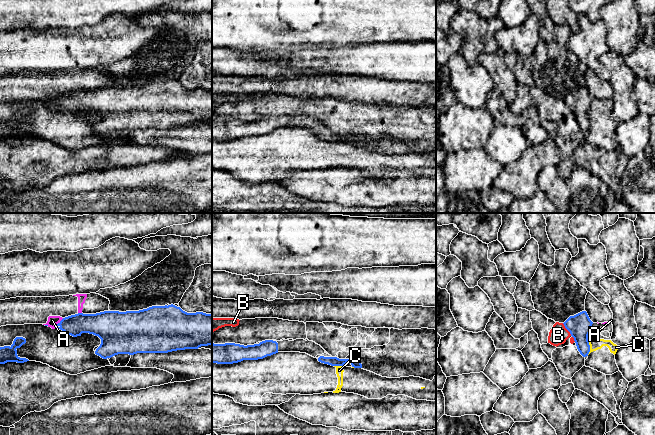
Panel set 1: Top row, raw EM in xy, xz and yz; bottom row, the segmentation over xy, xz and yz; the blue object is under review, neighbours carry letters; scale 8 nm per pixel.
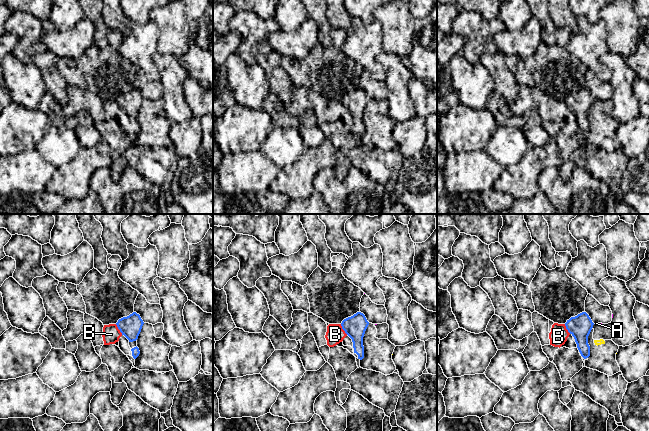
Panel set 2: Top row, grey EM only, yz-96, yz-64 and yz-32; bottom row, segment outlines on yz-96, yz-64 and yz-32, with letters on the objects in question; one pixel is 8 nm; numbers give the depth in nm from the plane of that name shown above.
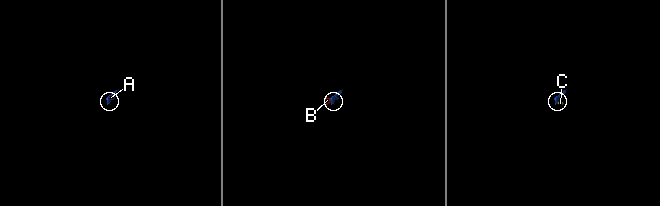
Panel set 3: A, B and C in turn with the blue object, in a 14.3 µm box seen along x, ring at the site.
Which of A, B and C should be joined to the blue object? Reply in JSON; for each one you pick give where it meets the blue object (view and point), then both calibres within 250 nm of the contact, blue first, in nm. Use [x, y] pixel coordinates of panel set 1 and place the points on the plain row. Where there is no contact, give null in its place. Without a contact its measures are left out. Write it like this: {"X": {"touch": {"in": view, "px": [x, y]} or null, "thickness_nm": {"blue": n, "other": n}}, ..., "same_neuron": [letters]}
{"same_neuron": []}

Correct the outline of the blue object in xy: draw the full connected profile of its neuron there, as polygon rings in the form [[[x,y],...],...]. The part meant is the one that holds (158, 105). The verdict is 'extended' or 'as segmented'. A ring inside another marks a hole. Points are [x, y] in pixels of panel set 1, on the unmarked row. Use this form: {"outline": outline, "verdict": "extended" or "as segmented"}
{"outline": [[[173,80],[152,82],[139,87],[78,89],[63,94],[55,103],[73,113],[81,112],[82,109],[98,112],[101,120],[95,130],[103,135],[118,130],[168,129],[212,121],[212,90],[187,89]]], "verdict": "as segmented"}

